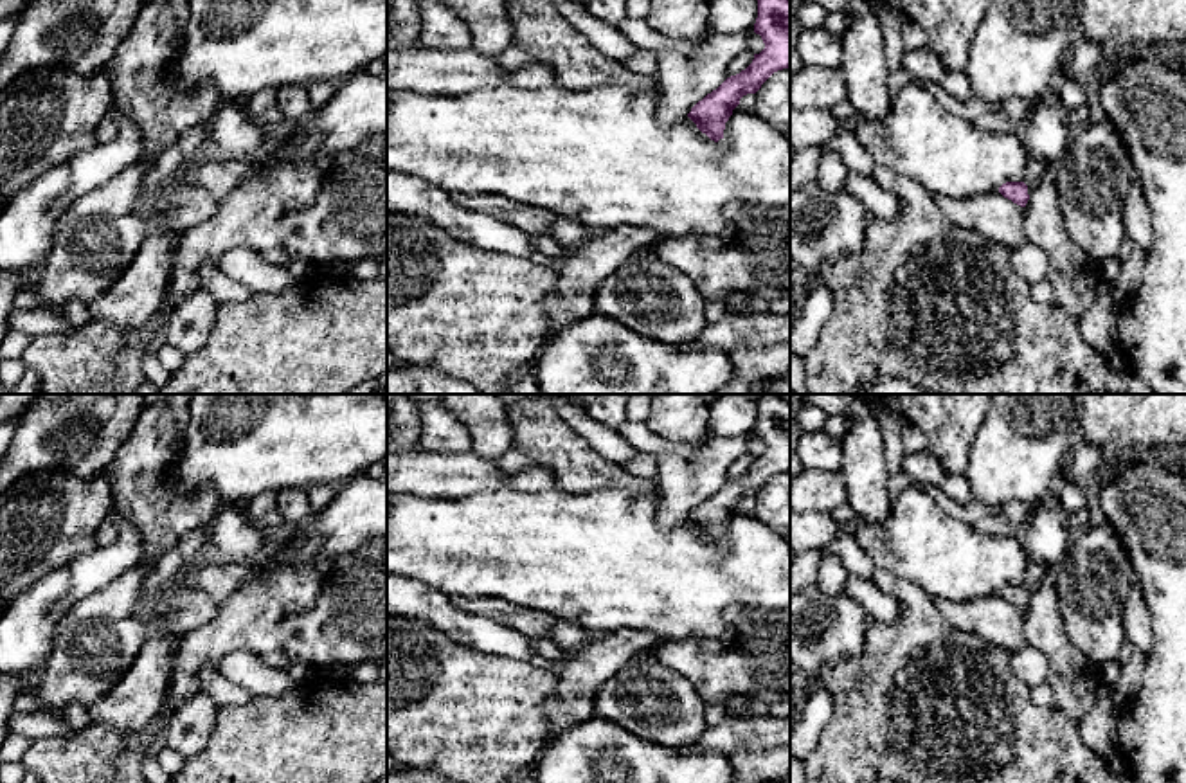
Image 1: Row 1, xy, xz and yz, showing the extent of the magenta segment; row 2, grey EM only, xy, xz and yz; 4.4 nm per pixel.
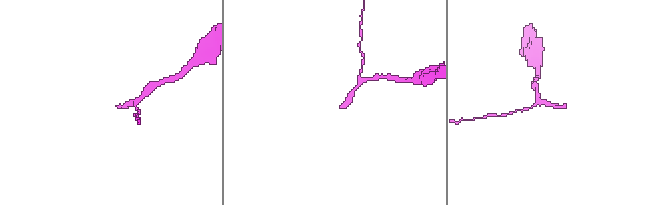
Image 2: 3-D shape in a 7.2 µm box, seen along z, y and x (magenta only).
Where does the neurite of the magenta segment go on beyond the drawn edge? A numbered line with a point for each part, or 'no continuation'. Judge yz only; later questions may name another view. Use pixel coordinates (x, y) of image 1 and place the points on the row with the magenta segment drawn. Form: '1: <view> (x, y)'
1: yz (1035, 170)

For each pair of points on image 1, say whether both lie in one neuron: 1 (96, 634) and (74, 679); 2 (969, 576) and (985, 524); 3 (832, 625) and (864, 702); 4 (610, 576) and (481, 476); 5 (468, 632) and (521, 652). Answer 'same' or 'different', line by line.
1: same
2: different
3: different
4: different
5: same

